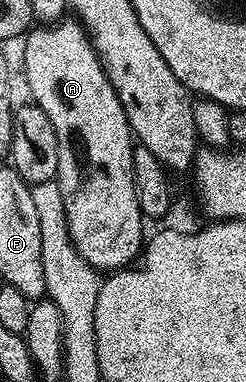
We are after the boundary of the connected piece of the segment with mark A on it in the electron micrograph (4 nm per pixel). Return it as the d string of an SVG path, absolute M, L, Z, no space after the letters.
M78 19L43 23L32 28L23 43L23 73L31 88L30 100L39 105L45 115L49 115L49 123L53 123L53 131L57 131L57 184L61 200L65 203L69 239L73 239L73 247L81 259L85 259L85 263L94 269L118 271L130 266L134 262L131 260L140 256L145 245L145 218L137 199L133 175L136 146L133 144L131 124L127 122L125 111L105 75L103 64L91 46L87 30Z

